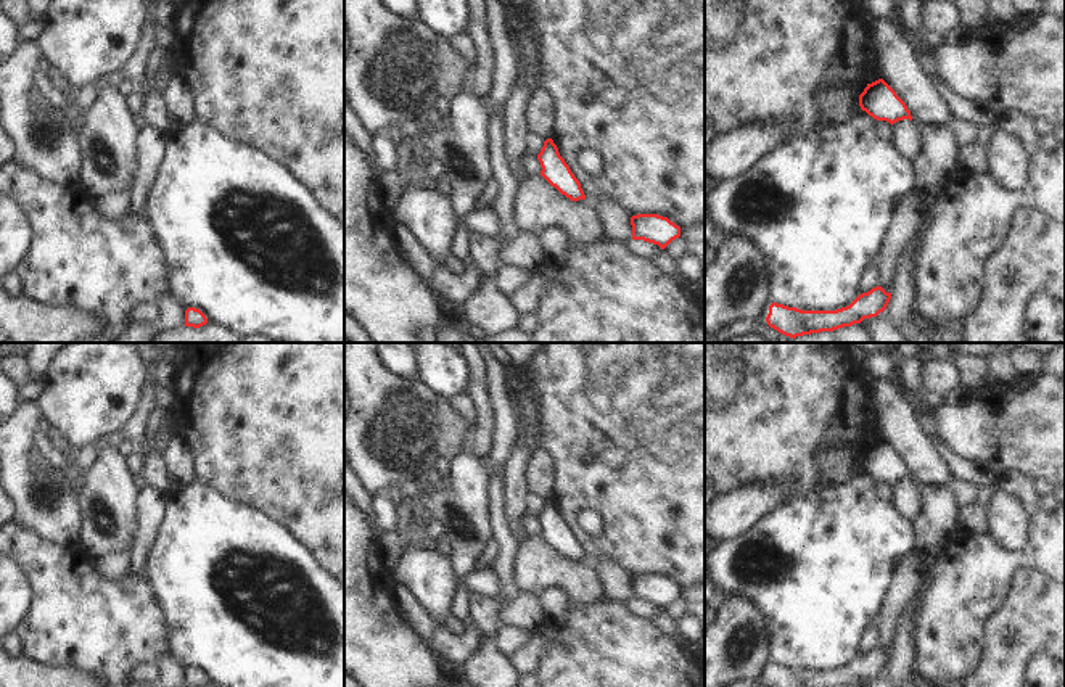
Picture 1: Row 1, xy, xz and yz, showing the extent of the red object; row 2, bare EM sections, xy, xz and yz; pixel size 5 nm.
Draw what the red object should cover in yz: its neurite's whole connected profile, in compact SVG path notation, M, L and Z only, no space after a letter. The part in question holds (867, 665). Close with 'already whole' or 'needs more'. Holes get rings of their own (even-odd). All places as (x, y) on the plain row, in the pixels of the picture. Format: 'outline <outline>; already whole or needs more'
outline M882 647L859 655L849 666L837 671L801 671L772 663L766 682L769 687L851 687L877 677L891 660Z; already whole

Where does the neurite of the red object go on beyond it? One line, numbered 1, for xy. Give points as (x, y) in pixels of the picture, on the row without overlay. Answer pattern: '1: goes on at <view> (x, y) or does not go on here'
1: does not go on here

